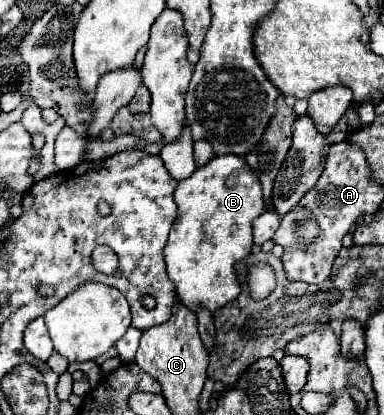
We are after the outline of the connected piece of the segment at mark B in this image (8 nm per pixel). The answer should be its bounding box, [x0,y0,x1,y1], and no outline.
[163,155,265,315]

